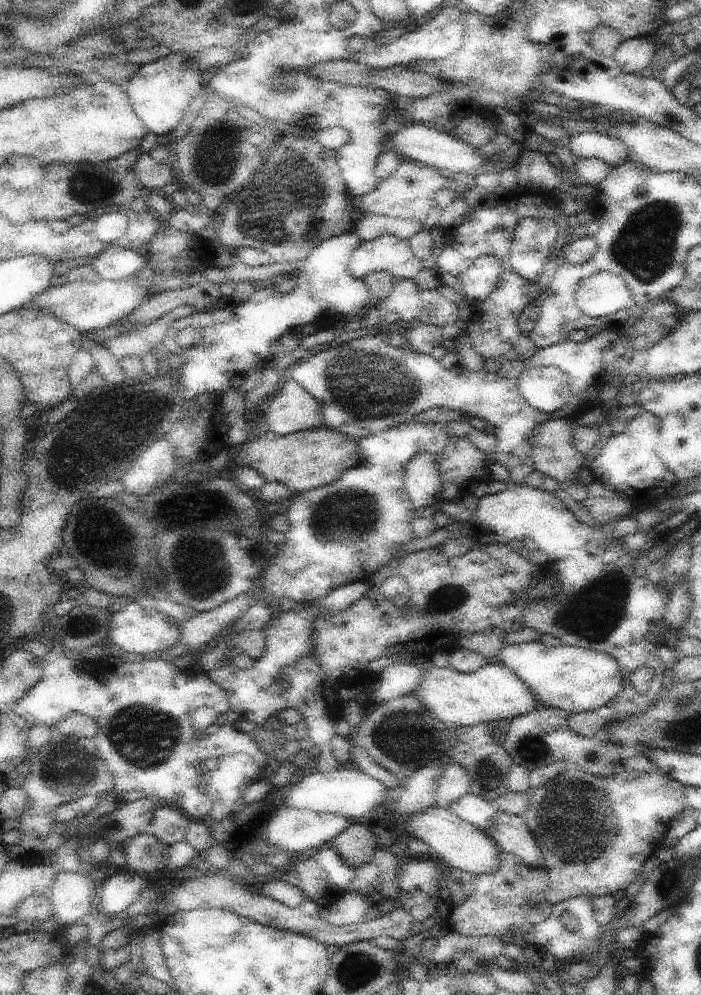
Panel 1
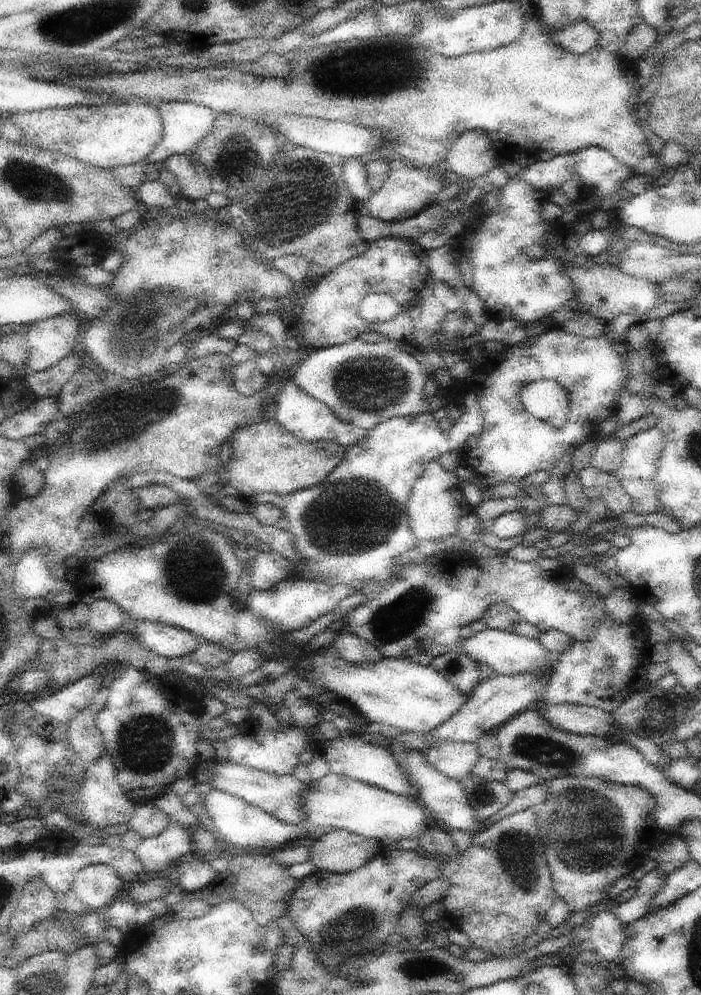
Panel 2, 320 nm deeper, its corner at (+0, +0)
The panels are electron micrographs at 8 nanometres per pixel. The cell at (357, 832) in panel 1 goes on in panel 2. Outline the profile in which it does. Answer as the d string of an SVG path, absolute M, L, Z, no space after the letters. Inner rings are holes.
M332 829L309 848L309 861L316 869L349 873L362 868L382 847L380 841L346 829Z

